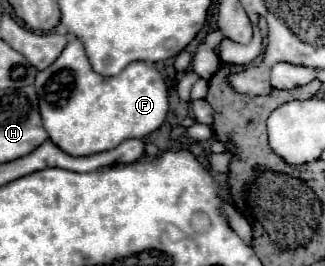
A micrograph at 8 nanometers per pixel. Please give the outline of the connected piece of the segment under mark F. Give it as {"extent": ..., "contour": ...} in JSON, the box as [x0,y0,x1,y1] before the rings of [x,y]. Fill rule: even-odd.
{"extent":[34,38,168,156],"contour":[[[78,38],[66,44],[54,64],[38,72],[34,88],[50,140],[70,156],[92,156],[128,138],[144,138],[160,128],[168,114],[168,88],[152,64],[132,62],[116,76],[102,76],[94,72]]]}

